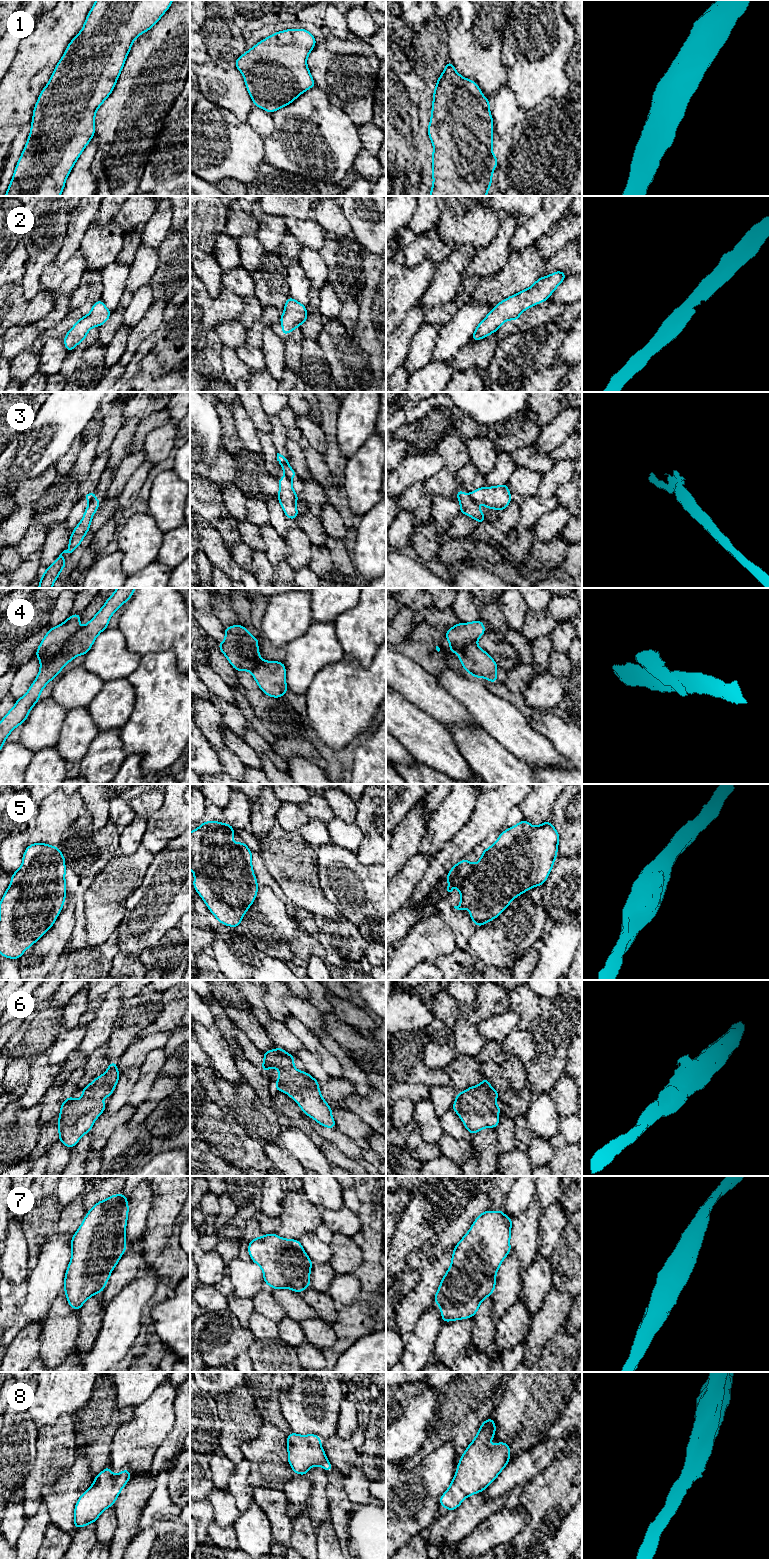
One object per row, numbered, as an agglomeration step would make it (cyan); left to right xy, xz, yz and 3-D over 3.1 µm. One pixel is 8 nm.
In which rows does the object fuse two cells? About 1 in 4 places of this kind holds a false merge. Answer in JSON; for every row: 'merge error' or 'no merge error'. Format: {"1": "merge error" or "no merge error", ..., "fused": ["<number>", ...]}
{"1": "no merge error", "2": "no merge error", "3": "merge error", "4": "merge error", "5": "no merge error", "6": "no merge error", "7": "no merge error", "8": "no merge error", "fused": ["3", "4"]}

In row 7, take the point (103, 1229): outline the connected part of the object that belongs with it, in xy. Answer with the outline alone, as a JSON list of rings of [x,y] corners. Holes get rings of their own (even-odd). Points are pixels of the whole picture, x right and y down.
[[[116,1194],[97,1202],[87,1212],[81,1226],[71,1240],[72,1256],[64,1279],[64,1291],[68,1304],[79,1310],[94,1294],[103,1292],[106,1283],[120,1257],[126,1251],[125,1228],[128,1218],[128,1199]]]

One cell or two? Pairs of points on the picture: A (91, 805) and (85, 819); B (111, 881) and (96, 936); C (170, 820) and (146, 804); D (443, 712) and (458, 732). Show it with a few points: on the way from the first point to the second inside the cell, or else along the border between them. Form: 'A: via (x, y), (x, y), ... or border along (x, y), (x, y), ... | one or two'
A: border along (79, 794), (84, 807), (91, 812) | two
B: via (107, 895), (101, 922) | one
C: border along (164, 794), (162, 805), (147, 819) | two
D: border along (478, 726), (453, 725), (446, 727) | two

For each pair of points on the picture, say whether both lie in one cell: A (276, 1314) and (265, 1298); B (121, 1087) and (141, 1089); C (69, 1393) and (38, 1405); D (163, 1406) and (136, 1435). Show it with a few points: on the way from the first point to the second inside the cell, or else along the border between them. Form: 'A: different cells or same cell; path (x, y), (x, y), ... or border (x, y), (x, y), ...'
A: same cell; path (272, 1310), (265, 1302)
B: different cells; border (140, 1068), (138, 1079), (126, 1103)
C: same cell; path (61, 1393), (57, 1393), (46, 1404)
D: same cell; path (156, 1413), (143, 1428)

